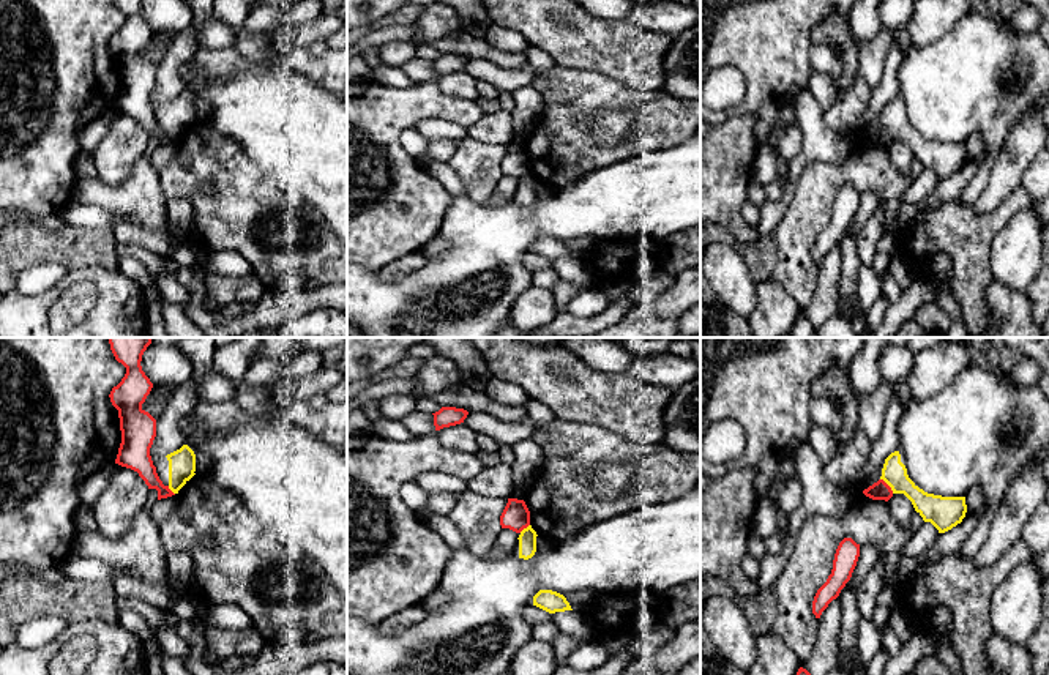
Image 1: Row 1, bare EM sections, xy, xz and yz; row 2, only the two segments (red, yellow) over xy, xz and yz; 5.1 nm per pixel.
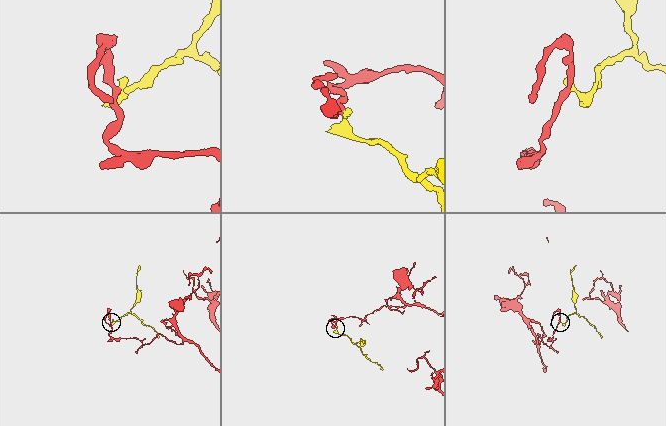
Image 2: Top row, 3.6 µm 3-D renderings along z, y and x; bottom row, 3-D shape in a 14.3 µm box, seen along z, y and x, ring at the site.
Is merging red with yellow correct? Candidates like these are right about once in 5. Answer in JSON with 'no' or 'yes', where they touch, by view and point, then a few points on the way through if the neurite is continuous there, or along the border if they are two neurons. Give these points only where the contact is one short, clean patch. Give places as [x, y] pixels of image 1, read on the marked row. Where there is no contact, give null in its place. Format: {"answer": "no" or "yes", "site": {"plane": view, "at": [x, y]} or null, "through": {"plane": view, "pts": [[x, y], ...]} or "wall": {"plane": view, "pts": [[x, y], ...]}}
{"answer": "no", "site": {"plane": "yz", "at": [888, 486]}, "wall": {"plane": "yz", "pts": [[881, 478], [893, 492]]}}

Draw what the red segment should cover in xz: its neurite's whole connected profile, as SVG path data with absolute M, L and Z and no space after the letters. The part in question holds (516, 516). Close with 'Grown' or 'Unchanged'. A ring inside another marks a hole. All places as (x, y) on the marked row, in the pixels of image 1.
M508 498L508 503L500 516L502 528L510 528L521 533L530 525L530 511L524 500Z. Unchanged

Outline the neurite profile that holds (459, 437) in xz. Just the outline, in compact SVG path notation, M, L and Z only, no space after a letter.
M456 424L435 431L437 440L448 449L478 453L476 432L465 424Z

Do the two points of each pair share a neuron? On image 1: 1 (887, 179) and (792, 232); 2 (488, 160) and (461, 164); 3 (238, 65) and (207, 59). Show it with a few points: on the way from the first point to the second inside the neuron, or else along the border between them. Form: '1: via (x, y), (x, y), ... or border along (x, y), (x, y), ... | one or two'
1: via (862, 177), (841, 177), (811, 207) | one
2: via (481, 160), (478, 163), (467, 163) | one
3: via (231, 65), (215, 65) | one

